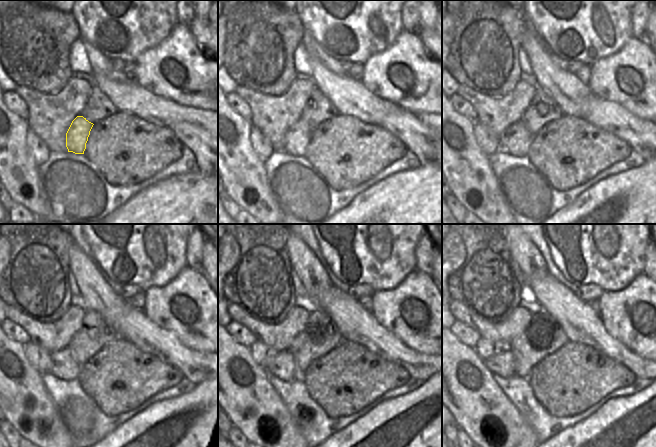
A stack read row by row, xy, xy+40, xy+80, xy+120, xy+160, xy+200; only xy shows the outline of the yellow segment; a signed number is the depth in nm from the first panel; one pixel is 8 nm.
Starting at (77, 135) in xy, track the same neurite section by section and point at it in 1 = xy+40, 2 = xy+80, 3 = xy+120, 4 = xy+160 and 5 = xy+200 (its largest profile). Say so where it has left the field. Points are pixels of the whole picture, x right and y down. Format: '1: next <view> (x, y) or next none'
1: next xy+40 (297, 138)
2: next xy+80 (516, 140)
3: next xy+120 (62, 365)
4: next xy+160 (283, 366)
5: next xy+200 (502, 364)

